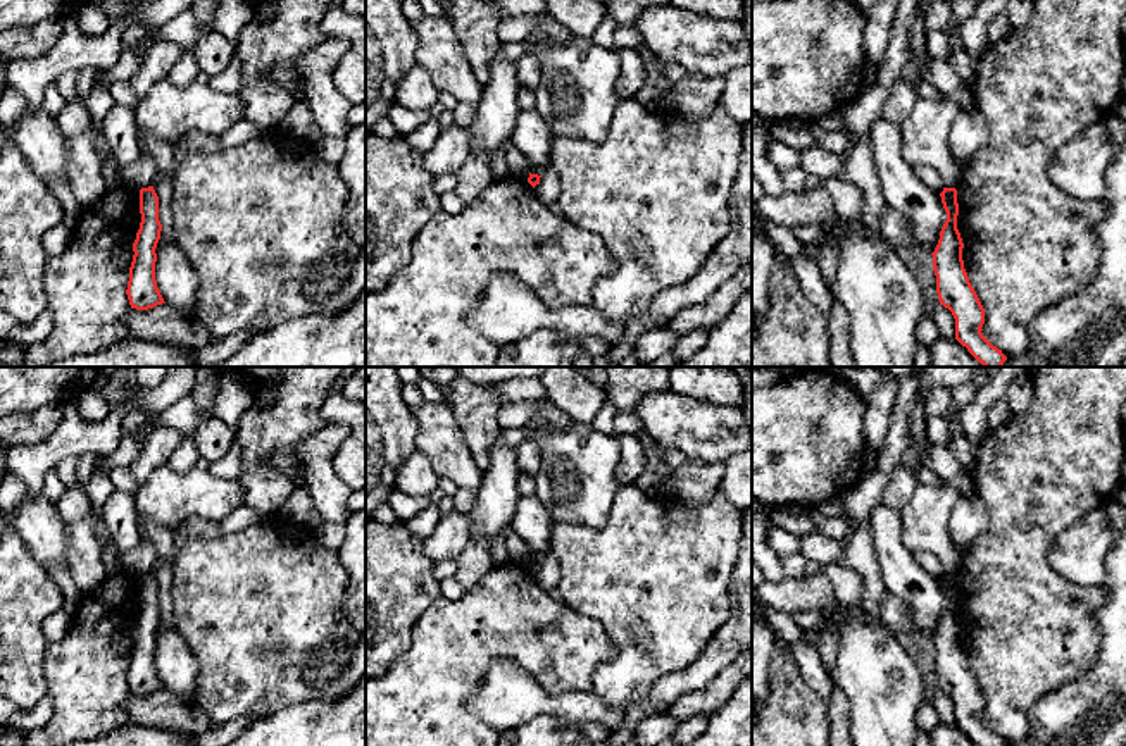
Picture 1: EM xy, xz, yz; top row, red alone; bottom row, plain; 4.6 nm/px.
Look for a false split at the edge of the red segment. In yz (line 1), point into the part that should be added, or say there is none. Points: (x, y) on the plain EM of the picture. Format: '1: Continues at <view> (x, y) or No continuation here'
1: No continuation here

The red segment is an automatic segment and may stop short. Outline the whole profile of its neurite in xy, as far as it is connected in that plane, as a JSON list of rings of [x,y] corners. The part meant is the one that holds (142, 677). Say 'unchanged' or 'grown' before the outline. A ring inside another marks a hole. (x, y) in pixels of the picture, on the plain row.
unchanged; [[[153,572],[140,575],[141,608],[133,629],[133,648],[129,653],[128,686],[131,694],[148,696],[166,689],[155,667],[157,629],[162,610],[159,606],[159,582]]]

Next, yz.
unchanged; [[[943,574],[940,579],[947,606],[933,641],[936,679],[940,691],[948,694],[955,705],[955,725],[967,734],[976,746],[1007,746],[981,718],[985,694],[969,668],[962,646],[962,624],[957,615],[957,575]]]

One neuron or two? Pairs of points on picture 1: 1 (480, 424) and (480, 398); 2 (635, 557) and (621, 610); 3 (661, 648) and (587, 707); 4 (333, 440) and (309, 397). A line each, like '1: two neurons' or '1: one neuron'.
1: one neuron
2: one neuron
3: two neurons
4: two neurons

